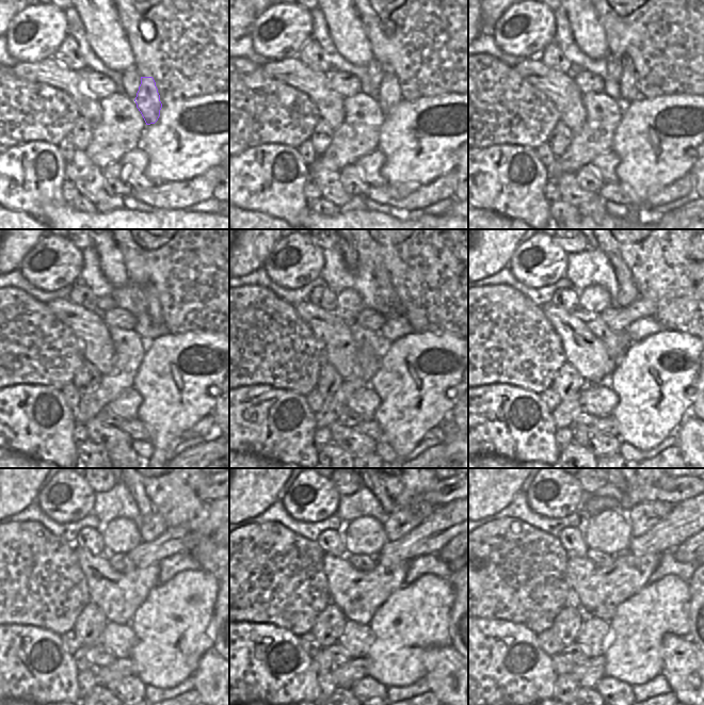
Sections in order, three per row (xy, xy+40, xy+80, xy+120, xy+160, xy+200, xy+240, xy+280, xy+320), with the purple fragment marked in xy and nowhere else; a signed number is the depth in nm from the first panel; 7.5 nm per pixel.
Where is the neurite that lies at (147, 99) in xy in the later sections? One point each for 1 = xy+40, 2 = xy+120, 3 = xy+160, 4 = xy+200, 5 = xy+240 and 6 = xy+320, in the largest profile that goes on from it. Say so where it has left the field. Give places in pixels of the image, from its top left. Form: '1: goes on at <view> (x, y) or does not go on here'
1: goes on at xy+40 (388, 94)
2: goes on at xy+120 (154, 310)
3: goes on at xy+160 (382, 276)
4: goes on at xy+200 (622, 273)
5: goes on at xy+240 (138, 490)
6: goes on at xy+320 (624, 490)

